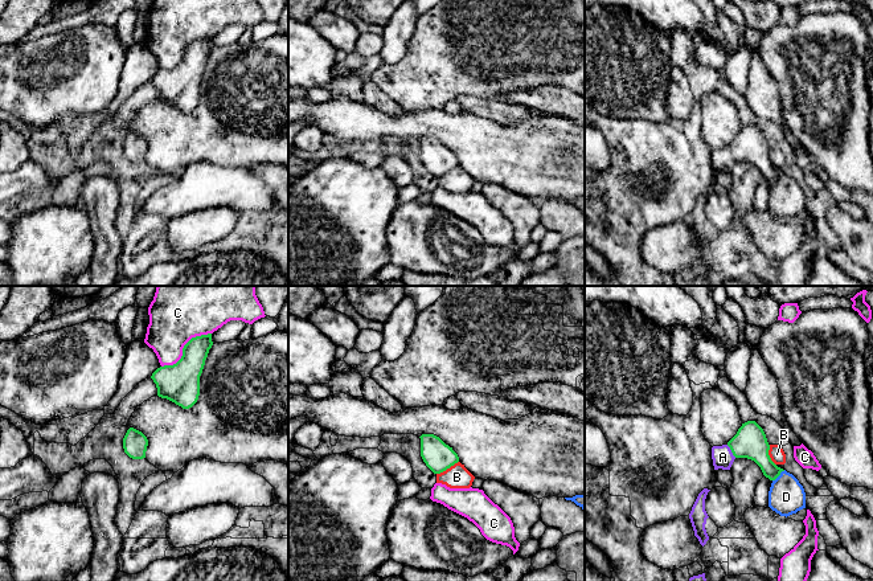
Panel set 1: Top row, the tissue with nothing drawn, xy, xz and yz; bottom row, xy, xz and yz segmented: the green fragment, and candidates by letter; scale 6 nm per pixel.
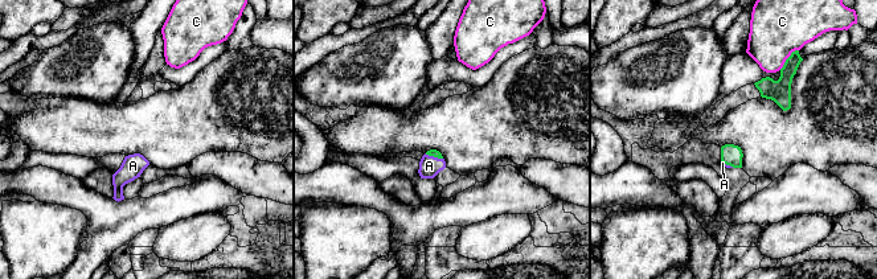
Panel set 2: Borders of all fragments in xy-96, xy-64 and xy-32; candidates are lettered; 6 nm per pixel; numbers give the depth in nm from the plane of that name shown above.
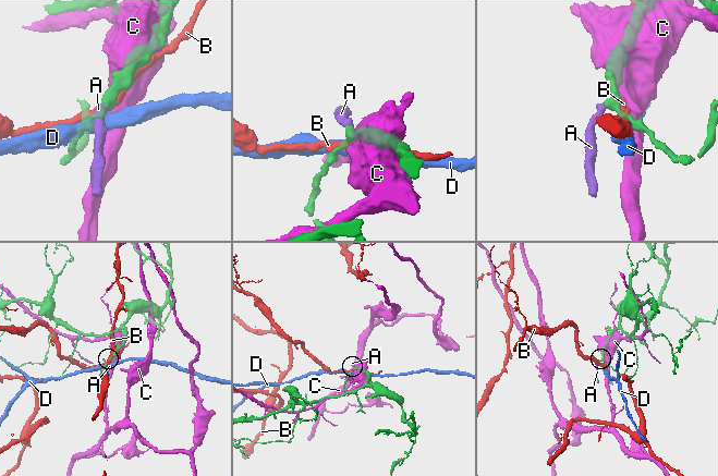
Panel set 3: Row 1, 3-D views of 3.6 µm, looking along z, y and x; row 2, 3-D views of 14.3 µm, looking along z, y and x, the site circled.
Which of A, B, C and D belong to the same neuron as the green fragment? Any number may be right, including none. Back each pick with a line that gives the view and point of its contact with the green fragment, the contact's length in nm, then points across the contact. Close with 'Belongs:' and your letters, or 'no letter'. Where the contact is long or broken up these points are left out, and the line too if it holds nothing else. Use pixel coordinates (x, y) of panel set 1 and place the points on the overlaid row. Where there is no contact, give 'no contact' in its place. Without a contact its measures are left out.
A: contact yz (732, 451); length 100 nm; way yz (750, 441), (732, 451), (722, 457)
Belongs: A

